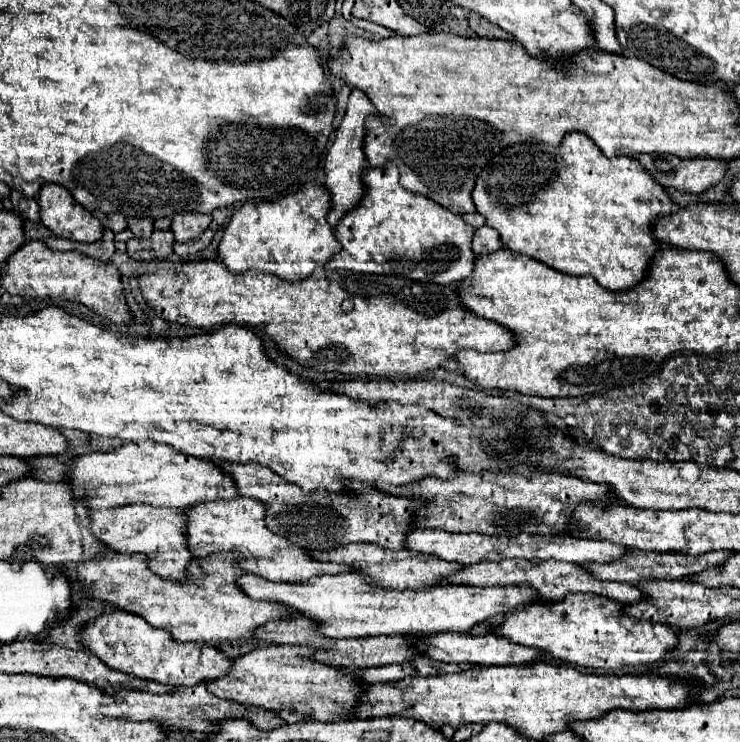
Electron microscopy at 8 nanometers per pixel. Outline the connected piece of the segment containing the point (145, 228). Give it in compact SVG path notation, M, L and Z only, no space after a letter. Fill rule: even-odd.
M130 217L128 219L128 229L132 229L132 233L136 237L150 237L154 231L154 221L152 219L142 219L142 217Z

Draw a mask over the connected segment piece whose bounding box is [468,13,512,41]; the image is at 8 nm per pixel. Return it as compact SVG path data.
M470 13L470 29L478 35L478 37L488 37L488 39L512 39L510 33L502 31L498 25L486 21L484 17L480 17L478 13Z

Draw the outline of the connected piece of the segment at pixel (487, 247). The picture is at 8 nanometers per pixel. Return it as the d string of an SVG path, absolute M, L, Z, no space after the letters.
M482 225L474 231L474 237L472 237L472 249L476 255L482 255L482 253L492 253L492 251L498 251L502 249L502 241L498 237L498 233L488 227L488 225Z

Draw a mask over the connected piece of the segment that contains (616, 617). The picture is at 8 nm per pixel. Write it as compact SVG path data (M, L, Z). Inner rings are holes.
M582 593L566 595L566 599L558 603L550 601L550 607L538 607L538 603L534 603L534 607L522 607L522 611L514 611L514 615L508 615L500 625L496 625L492 633L512 643L540 649L546 655L564 663L580 667L602 667L602 669L620 669L626 665L652 665L678 643L678 635L672 627L664 623L642 623L640 619L624 615L620 603L612 599L602 599L600 595L582 595Z

